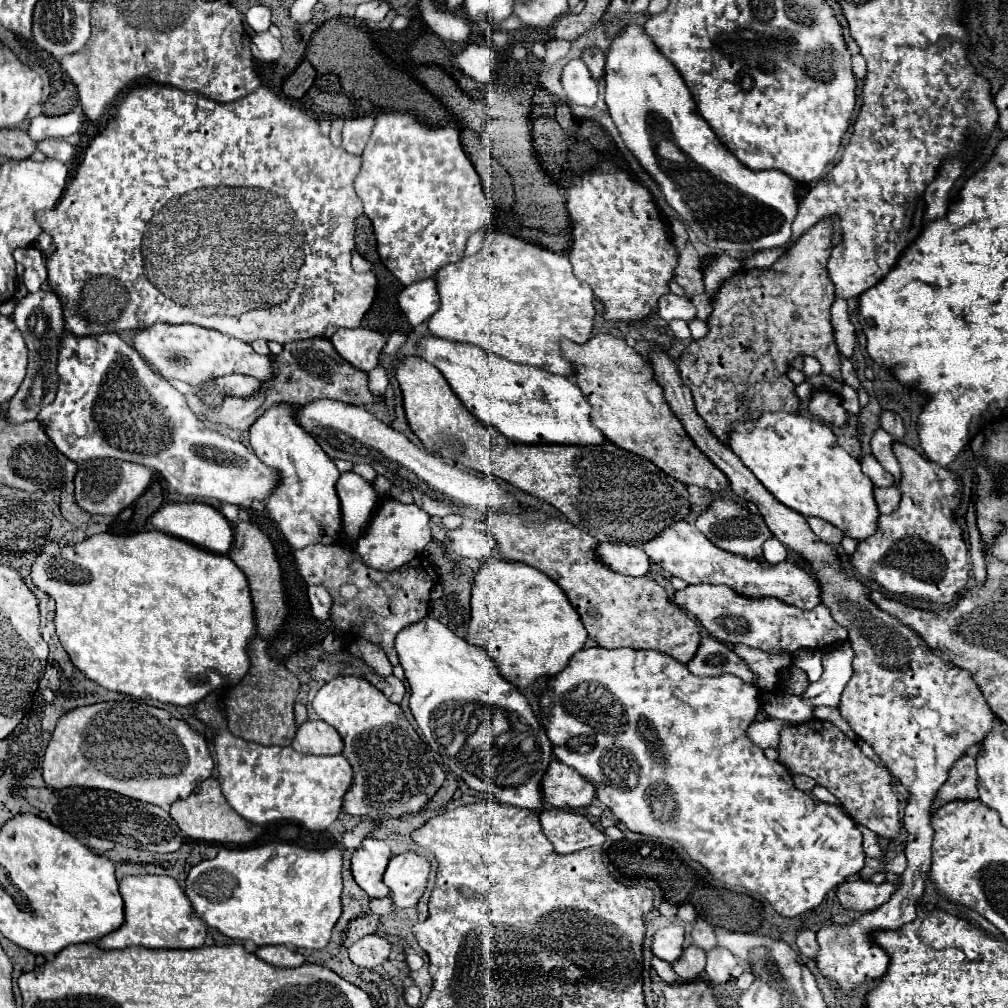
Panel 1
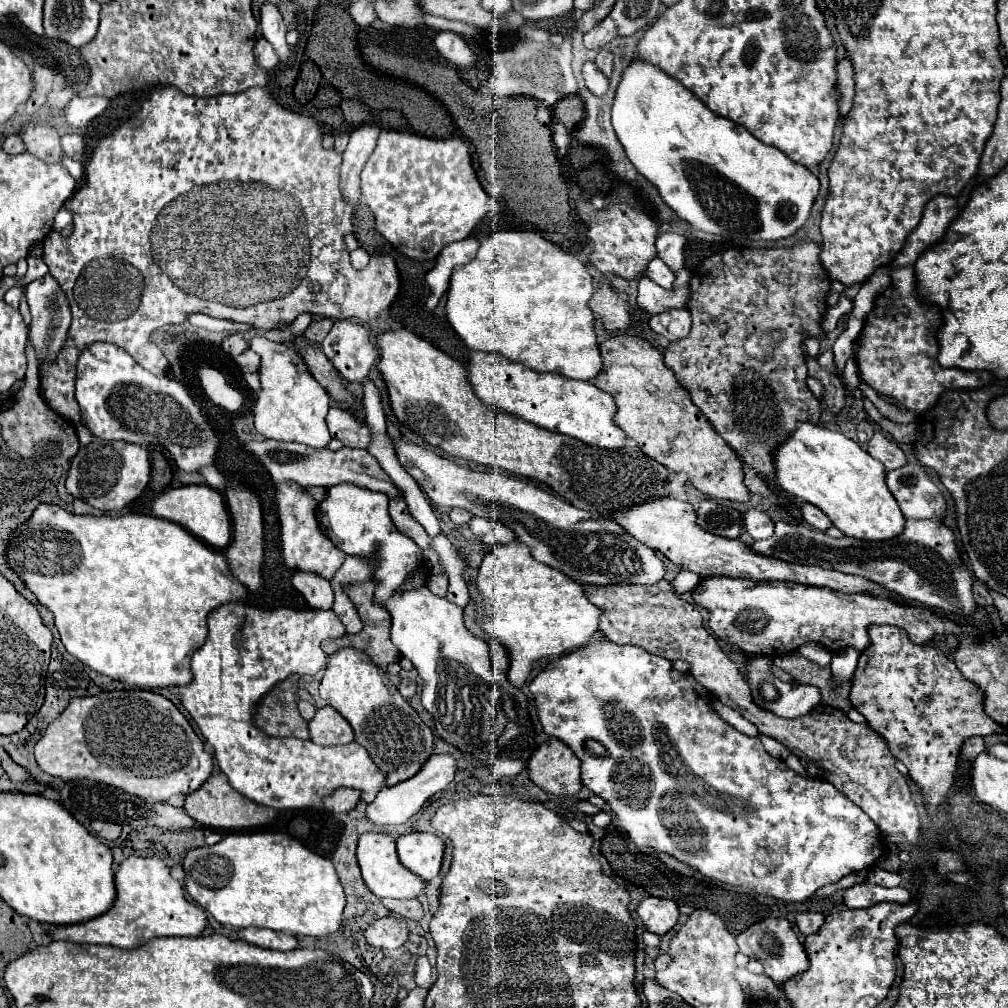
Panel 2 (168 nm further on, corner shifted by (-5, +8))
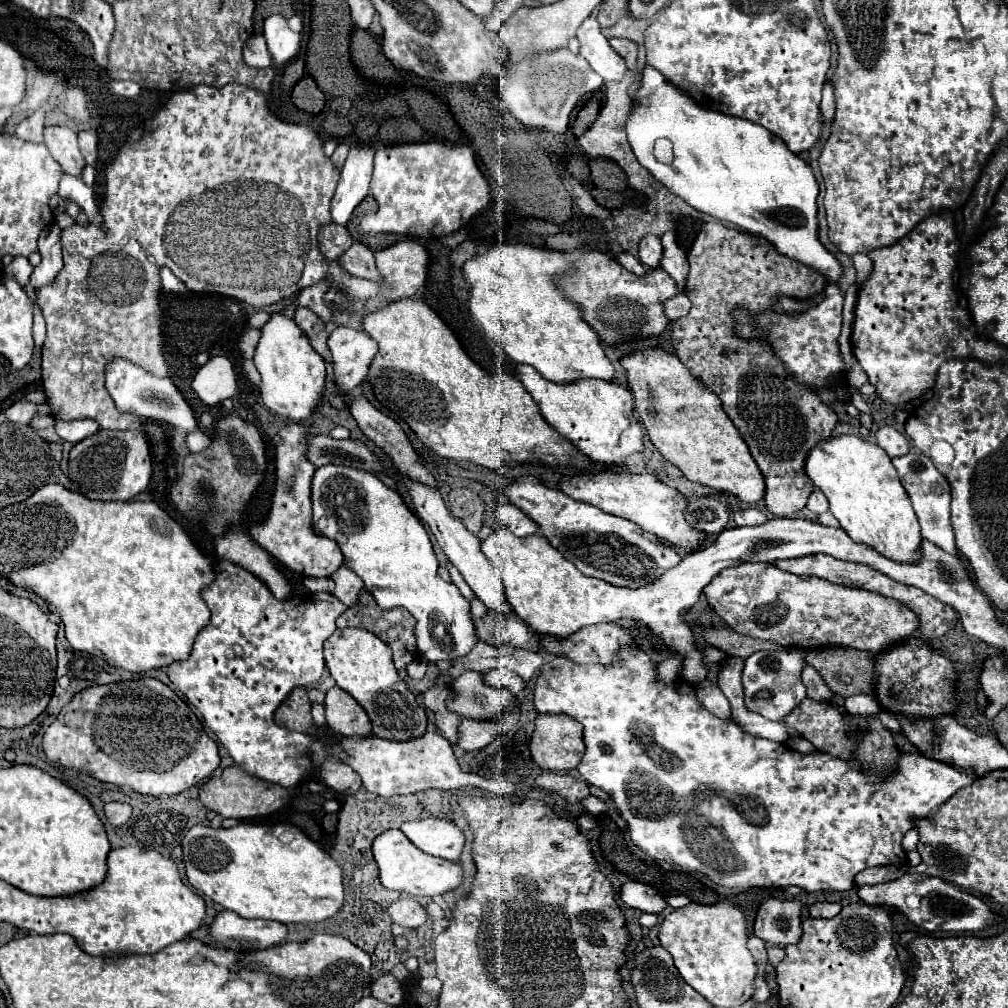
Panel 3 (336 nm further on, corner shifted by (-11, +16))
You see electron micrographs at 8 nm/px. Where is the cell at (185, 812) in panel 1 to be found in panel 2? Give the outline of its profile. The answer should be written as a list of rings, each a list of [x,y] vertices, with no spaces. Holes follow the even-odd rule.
[[[223,774],[211,776],[201,788],[185,796],[185,810],[193,816],[199,824],[211,826],[217,830],[243,830],[243,828],[259,828],[269,824],[275,818],[275,810],[269,806],[261,806],[237,790],[233,790]]]

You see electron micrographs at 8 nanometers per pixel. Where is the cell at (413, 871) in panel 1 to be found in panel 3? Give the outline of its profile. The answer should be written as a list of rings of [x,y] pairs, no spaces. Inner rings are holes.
[[[423,818],[403,824],[401,830],[419,850],[451,862],[457,862],[465,844],[463,832],[449,820]]]

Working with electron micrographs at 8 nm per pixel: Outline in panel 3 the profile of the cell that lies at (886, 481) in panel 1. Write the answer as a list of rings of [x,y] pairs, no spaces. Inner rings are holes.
[[[881,426],[877,432],[877,444],[887,452],[889,458],[897,458],[909,452],[909,440],[895,426]]]

